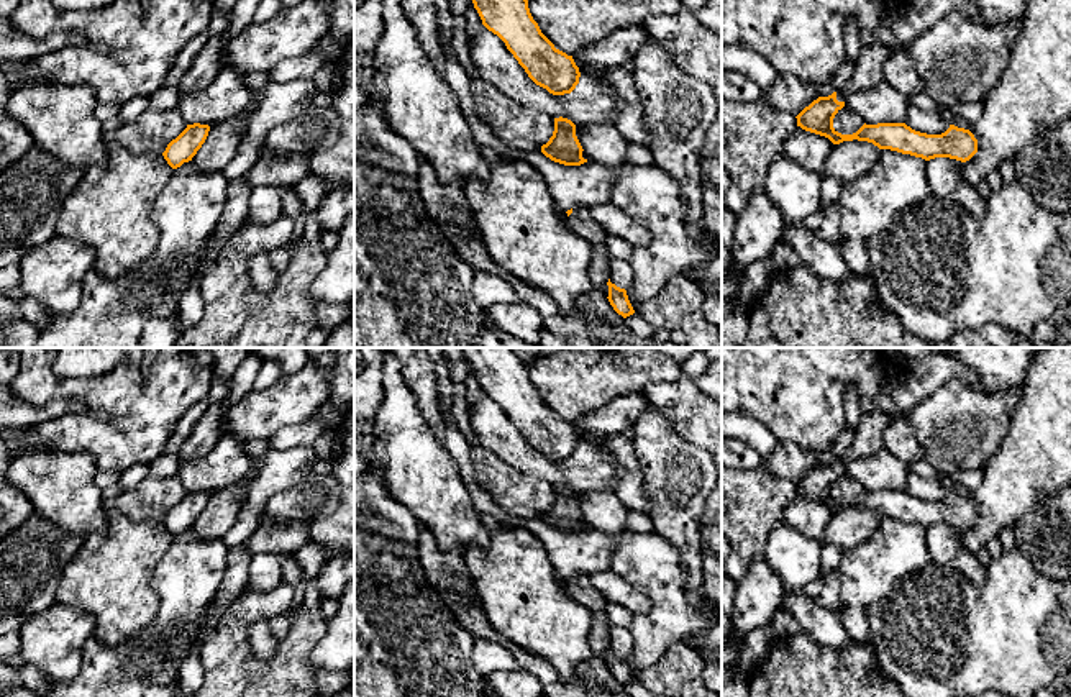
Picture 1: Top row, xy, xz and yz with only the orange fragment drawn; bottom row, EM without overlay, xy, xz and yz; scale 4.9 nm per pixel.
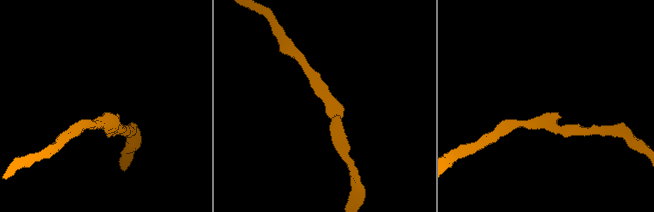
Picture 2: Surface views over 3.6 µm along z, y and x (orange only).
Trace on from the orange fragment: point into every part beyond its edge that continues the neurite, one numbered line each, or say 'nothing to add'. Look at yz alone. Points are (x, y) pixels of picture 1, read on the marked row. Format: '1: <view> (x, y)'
1: yz (868, 72)

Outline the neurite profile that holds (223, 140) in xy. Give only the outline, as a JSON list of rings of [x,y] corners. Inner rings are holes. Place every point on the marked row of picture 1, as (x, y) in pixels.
[[[253,92],[251,102],[241,115],[210,126],[205,143],[192,157],[192,164],[197,169],[220,172],[226,169],[226,166],[235,159],[238,148],[246,138],[248,113],[256,108],[259,98],[261,92]]]

